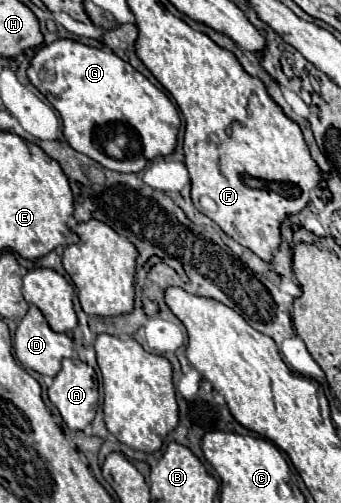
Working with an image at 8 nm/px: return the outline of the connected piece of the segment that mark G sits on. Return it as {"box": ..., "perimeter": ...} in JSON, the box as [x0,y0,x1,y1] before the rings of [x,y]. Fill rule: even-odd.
{"box":[28,39,180,173],"perimeter":[[[58,39],[34,55],[28,77],[60,113],[70,147],[102,167],[140,173],[148,161],[174,153],[180,131],[178,109],[162,89],[112,51]]]}

